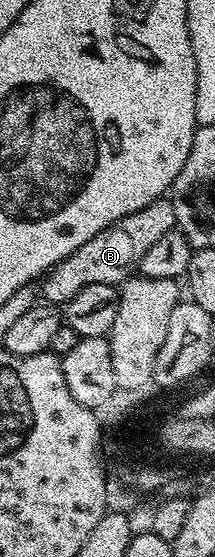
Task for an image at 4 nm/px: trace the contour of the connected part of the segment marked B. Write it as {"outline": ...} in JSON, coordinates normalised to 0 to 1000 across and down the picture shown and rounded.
{"outline":[[[749,354],[712,366],[544,395],[498,406],[433,431],[395,431],[358,452],[340,452],[302,467],[284,467],[242,485],[195,497],[191,535],[219,546],[307,546],[395,510],[507,510],[553,513],[642,487],[656,460],[693,452],[707,438],[730,438],[767,417],[819,411],[805,366],[772,354]]]}

